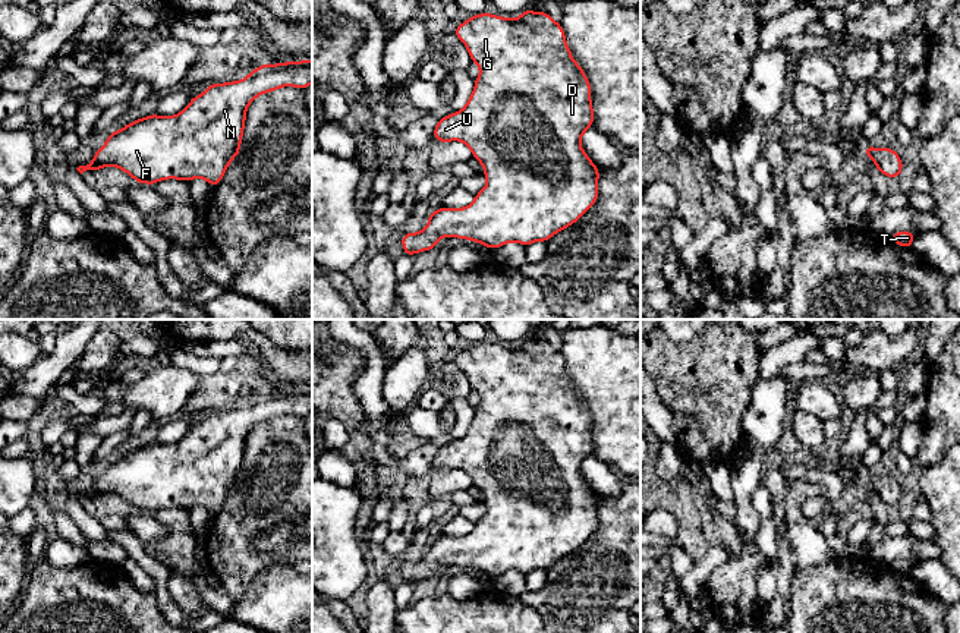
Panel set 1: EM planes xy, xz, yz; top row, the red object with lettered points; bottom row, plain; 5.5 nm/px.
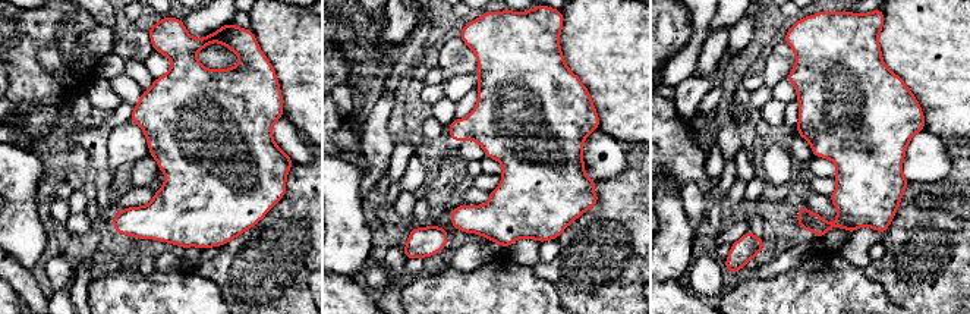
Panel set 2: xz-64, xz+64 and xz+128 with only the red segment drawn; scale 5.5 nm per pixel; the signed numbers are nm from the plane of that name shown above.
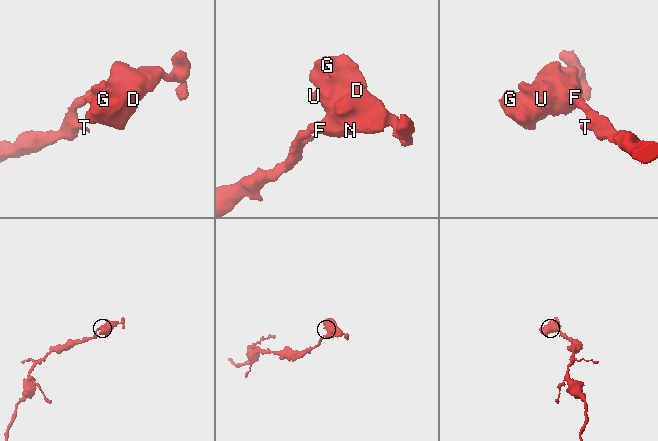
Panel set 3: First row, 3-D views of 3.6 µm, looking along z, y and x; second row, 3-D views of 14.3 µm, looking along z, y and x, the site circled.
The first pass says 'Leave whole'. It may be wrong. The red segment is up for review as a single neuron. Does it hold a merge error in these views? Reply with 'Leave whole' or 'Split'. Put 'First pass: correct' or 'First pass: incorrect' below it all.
Leave whole
First pass: correct

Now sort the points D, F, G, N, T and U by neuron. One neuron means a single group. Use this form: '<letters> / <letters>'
D F G N T U

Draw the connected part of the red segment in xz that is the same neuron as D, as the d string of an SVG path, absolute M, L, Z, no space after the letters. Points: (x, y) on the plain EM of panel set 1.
M525 338L516 347L509 347L503 344L495 344L491 341L472 343L469 349L462 350L453 360L468 377L470 388L479 394L479 404L475 407L475 416L466 431L466 434L457 440L450 441L448 444L440 447L434 457L434 467L440 470L460 469L468 473L473 482L473 486L484 494L484 504L487 507L485 516L478 520L473 526L473 530L465 536L440 536L432 539L428 552L418 561L405 561L402 566L402 574L406 583L412 585L413 582L429 579L437 576L437 571L441 566L460 566L478 570L490 577L497 577L504 574L509 570L517 570L525 576L533 570L547 570L555 561L567 557L576 551L598 528L598 506L599 498L588 485L588 482L580 475L582 463L594 453L594 437L591 429L591 412L582 397L573 388L572 380L566 371L564 358L558 350L555 350L545 340L532 340Z

